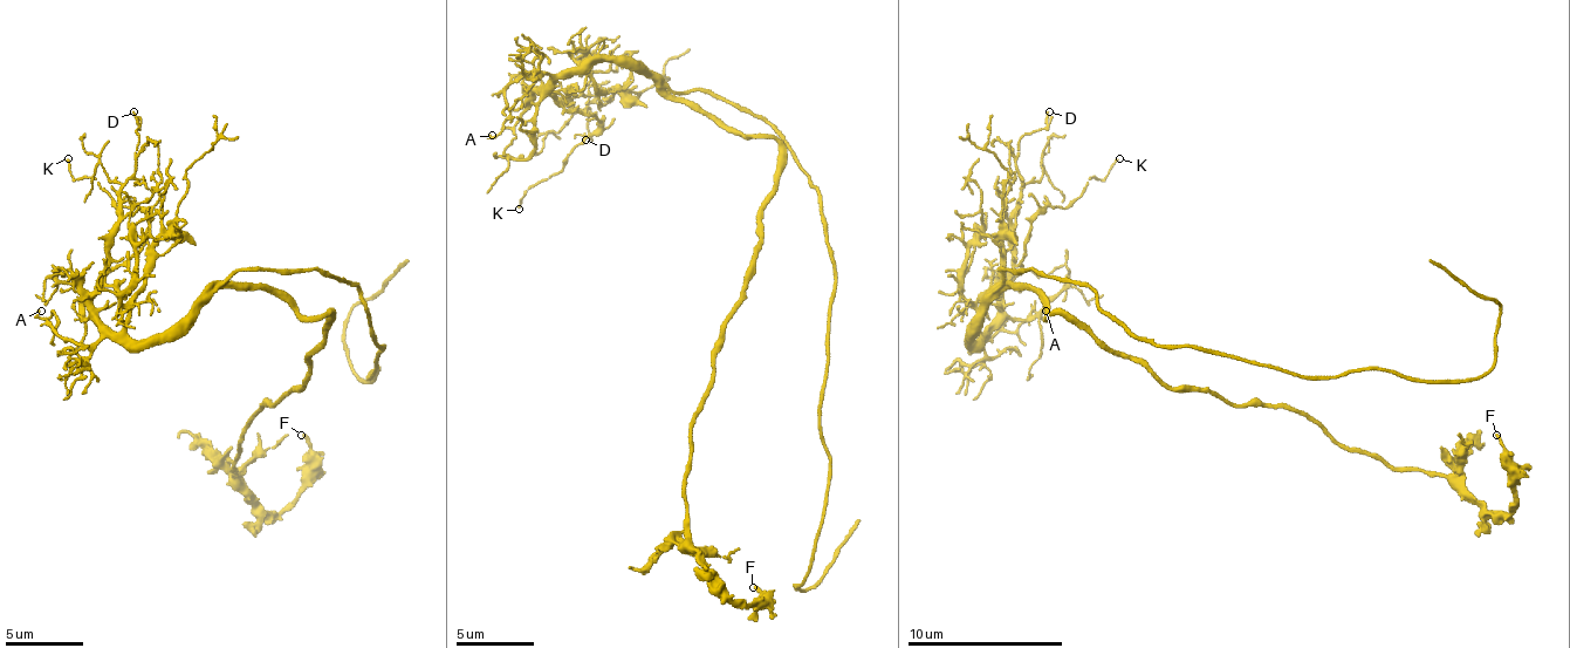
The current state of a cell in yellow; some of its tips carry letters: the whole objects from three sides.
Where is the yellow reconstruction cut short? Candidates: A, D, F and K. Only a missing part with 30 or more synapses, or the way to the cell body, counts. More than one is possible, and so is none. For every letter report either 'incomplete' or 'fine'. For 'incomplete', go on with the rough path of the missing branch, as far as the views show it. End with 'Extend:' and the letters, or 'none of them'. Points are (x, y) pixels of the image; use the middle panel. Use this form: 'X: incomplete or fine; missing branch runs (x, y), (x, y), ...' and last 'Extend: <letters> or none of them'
A: fine
D: fine
F: fine
K: fine
Extend: none of them

